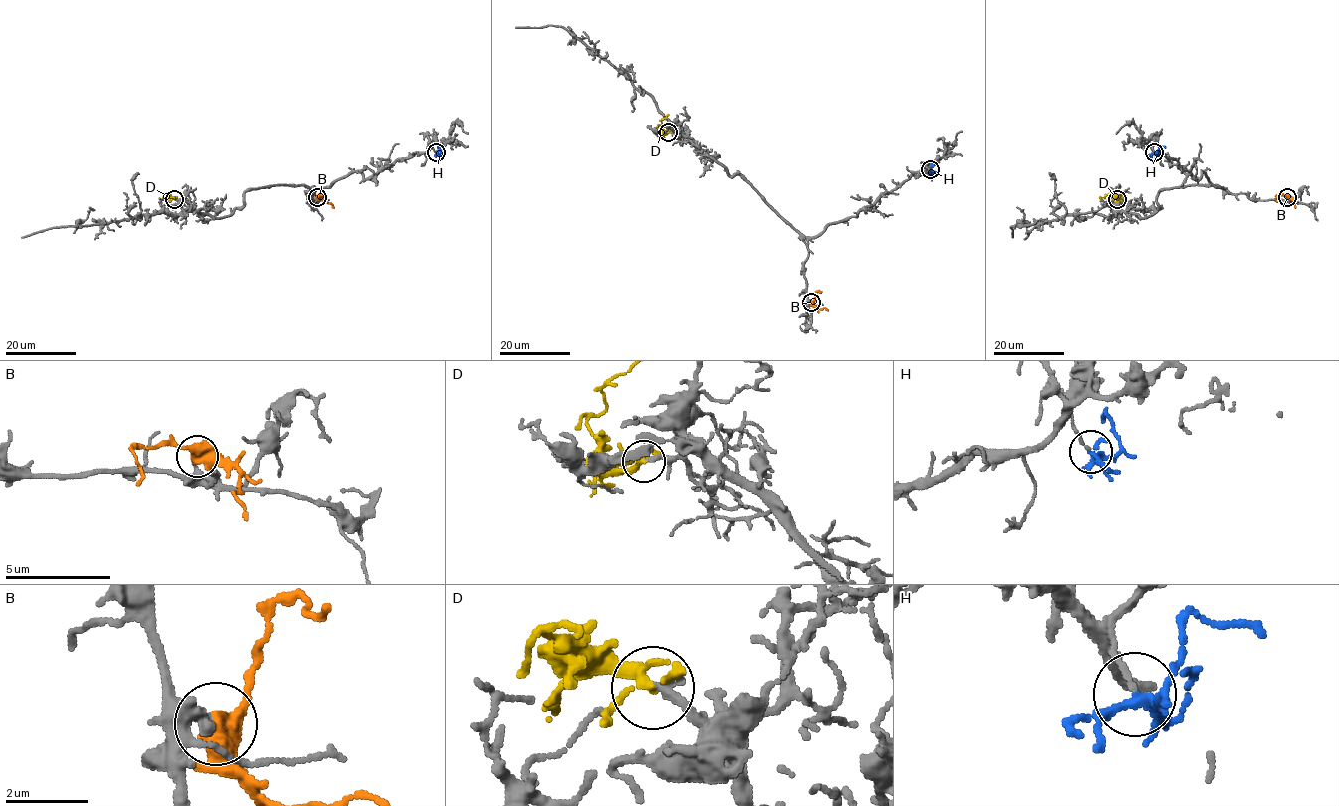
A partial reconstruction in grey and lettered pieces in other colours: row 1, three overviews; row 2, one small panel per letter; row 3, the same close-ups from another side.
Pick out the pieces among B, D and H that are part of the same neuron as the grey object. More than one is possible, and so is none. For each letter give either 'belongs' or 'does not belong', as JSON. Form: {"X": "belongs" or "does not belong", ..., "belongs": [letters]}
{"B": "does not belong", "D": "belongs", "H": "does not belong", "belongs": ["D"]}

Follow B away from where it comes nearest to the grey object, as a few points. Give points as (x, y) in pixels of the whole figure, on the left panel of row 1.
B: (318, 197), (332, 207)

